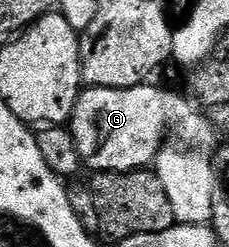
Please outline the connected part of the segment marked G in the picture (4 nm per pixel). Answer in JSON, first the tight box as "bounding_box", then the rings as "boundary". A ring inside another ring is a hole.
{"bounding_box":[70,87,212,172],"boundary":[[[89,87],[81,90],[76,108],[70,120],[70,130],[81,164],[89,172],[102,171],[143,171],[151,168],[162,150],[160,142],[168,130],[180,134],[181,144],[196,149],[212,139],[212,127],[187,103],[172,91],[160,87],[127,87],[126,89],[102,89]]]}

